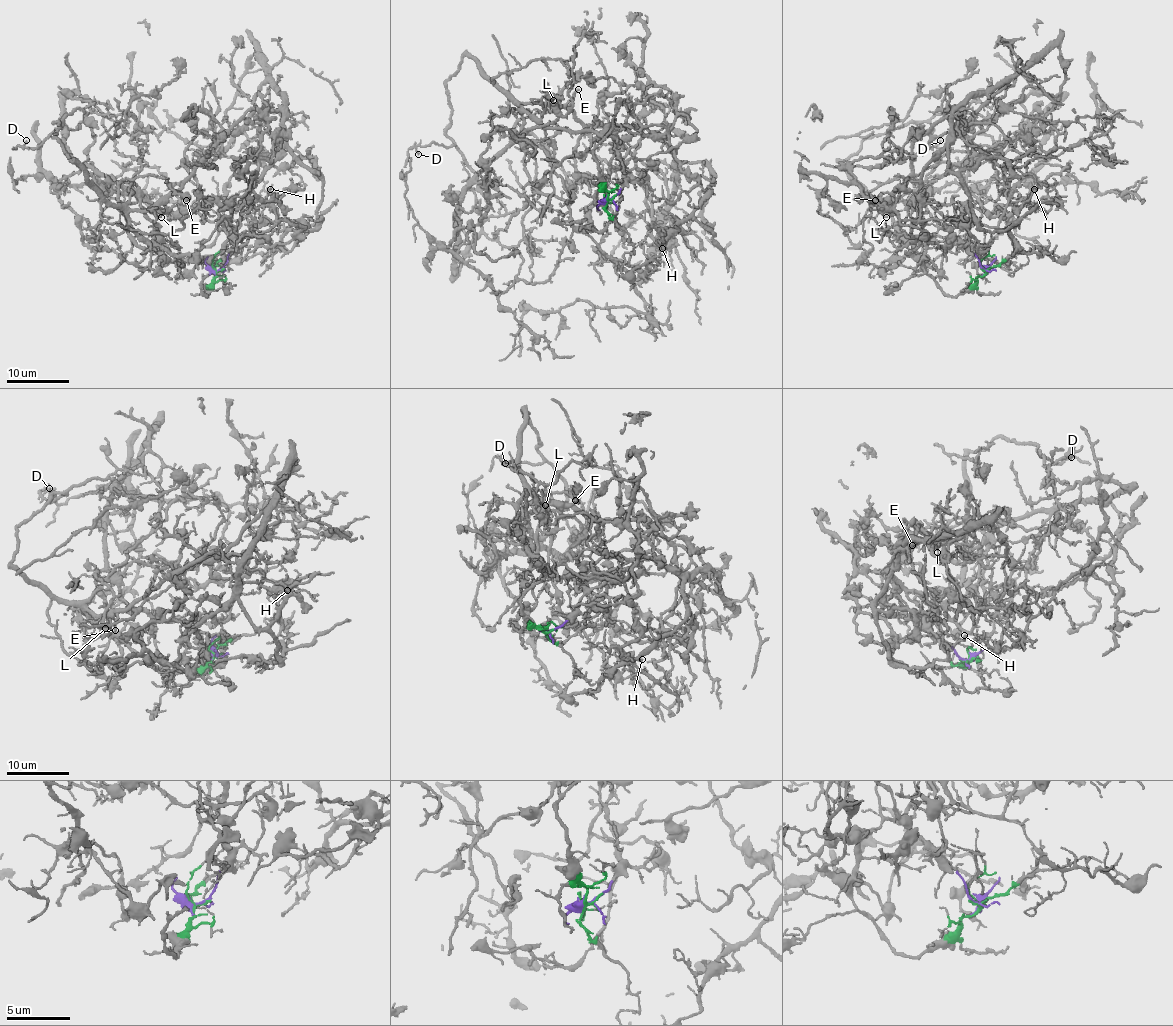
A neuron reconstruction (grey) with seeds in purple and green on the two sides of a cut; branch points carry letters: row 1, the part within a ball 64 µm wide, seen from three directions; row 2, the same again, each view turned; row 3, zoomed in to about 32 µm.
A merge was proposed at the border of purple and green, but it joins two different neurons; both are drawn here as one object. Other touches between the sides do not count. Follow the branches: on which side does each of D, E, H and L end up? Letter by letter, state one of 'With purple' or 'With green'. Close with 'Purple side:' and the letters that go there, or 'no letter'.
D: With green
E: With green
H: With purple
L: With green
Purple side: H

